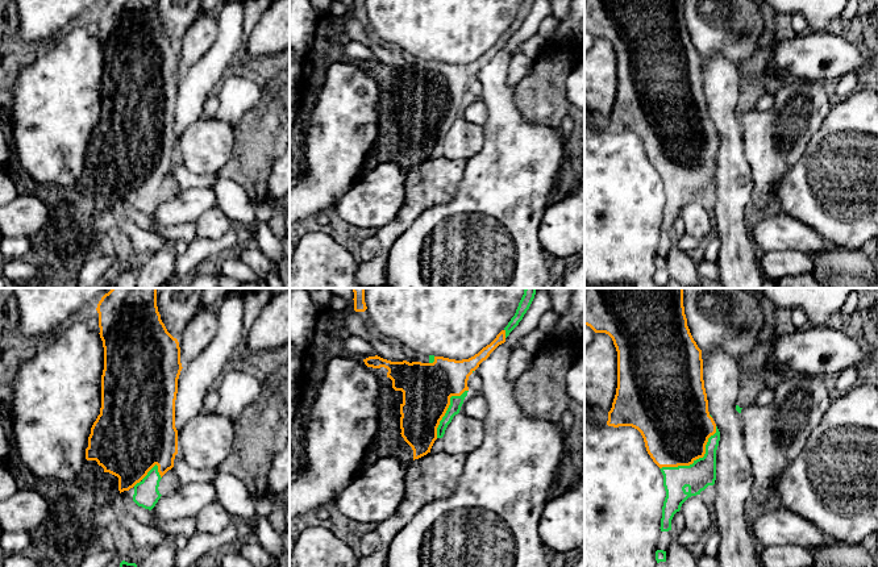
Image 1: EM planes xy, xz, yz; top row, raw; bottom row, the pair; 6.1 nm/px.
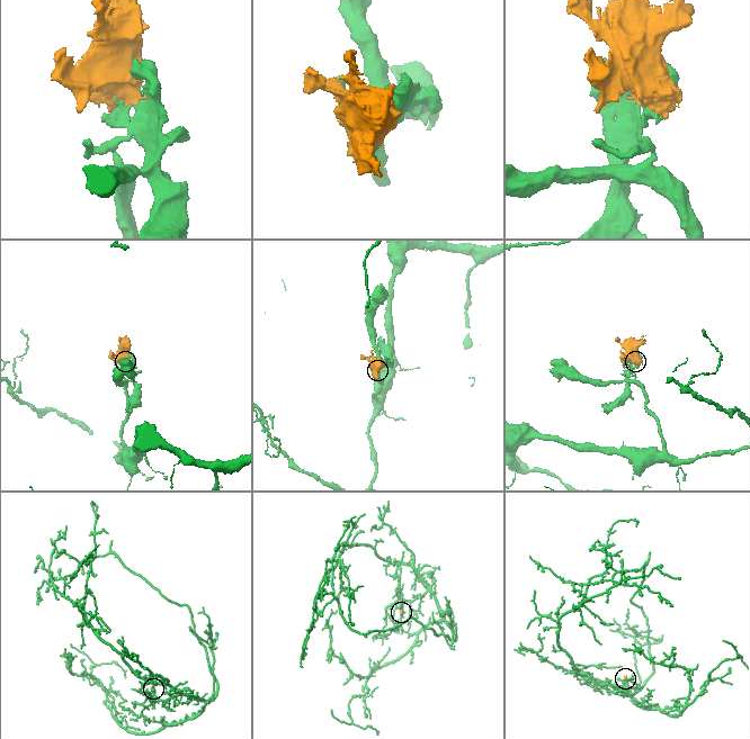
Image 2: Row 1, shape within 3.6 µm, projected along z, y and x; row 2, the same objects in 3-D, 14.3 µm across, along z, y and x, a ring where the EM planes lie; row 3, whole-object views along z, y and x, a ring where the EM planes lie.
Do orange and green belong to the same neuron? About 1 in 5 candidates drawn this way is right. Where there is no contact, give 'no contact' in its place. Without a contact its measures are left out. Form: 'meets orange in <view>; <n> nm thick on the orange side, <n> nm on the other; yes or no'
meets orange in yz; 440 nm thick on the orange side, 170 nm on the other; no

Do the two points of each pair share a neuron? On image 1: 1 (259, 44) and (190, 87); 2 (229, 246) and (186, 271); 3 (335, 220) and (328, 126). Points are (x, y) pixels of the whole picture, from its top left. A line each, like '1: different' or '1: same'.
1: different
2: same
3: different

